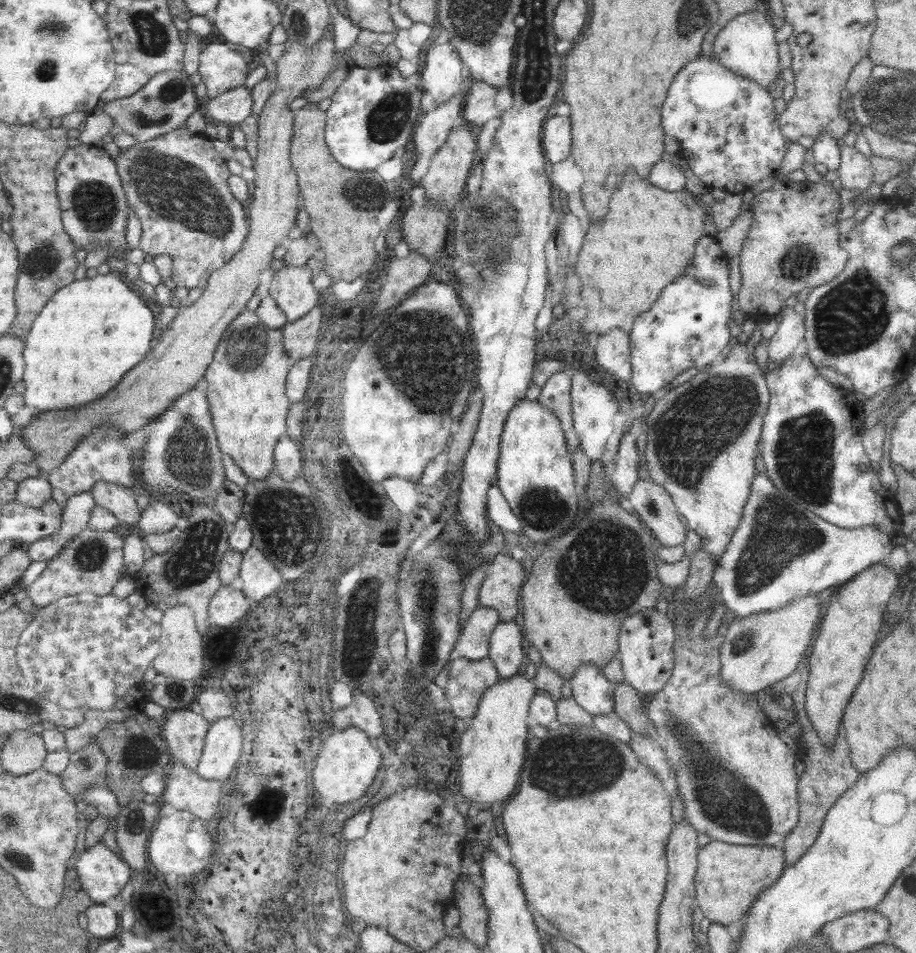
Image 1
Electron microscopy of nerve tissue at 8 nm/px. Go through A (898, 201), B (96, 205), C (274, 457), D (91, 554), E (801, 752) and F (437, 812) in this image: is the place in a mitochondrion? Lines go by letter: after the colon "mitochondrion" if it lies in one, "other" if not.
A: other
B: mitochondrion
C: other
D: mitochondrion
E: other
F: other

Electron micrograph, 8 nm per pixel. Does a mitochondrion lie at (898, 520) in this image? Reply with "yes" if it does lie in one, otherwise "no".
no

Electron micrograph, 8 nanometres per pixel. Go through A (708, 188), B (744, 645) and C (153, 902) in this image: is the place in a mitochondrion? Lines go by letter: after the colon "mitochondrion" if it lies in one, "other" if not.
A: other
B: mitochondrion
C: other

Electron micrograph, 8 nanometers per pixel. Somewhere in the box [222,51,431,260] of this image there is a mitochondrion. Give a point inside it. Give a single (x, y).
(388, 122)

